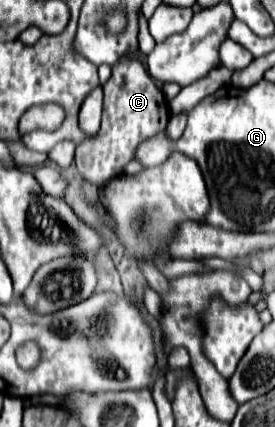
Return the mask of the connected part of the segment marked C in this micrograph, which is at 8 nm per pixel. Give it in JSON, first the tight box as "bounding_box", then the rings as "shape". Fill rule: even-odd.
{"bounding_box":[75,52,167,186],"shape":[[[129,52],[121,56],[117,64],[113,64],[113,74],[107,80],[107,84],[103,84],[103,92],[105,92],[105,98],[103,98],[101,130],[91,140],[89,138],[83,140],[75,152],[79,174],[95,186],[101,186],[113,176],[121,174],[121,168],[133,160],[133,152],[137,144],[157,134],[163,126],[163,120],[167,124],[165,96],[155,86],[153,78],[141,64],[137,52]],[[161,106],[165,106],[165,116],[161,116],[161,110],[163,110]]]}

